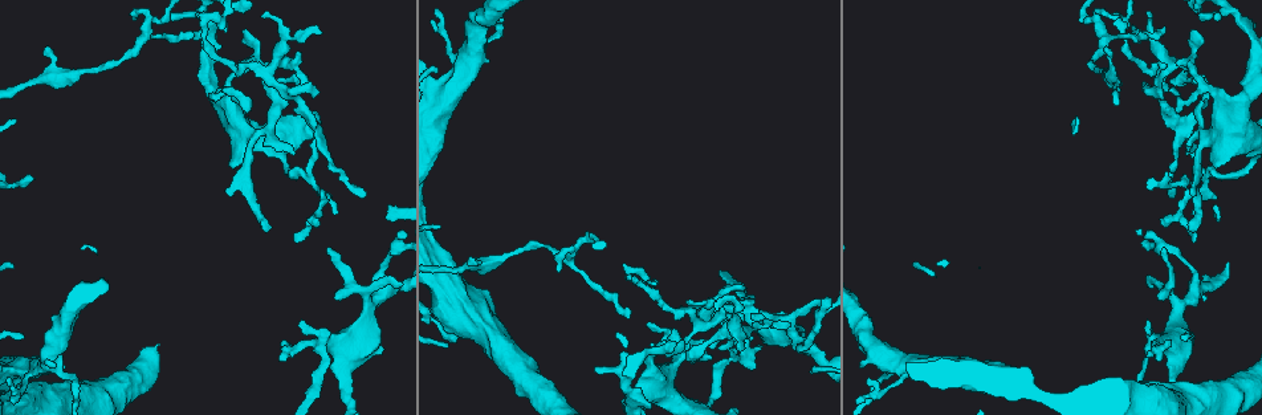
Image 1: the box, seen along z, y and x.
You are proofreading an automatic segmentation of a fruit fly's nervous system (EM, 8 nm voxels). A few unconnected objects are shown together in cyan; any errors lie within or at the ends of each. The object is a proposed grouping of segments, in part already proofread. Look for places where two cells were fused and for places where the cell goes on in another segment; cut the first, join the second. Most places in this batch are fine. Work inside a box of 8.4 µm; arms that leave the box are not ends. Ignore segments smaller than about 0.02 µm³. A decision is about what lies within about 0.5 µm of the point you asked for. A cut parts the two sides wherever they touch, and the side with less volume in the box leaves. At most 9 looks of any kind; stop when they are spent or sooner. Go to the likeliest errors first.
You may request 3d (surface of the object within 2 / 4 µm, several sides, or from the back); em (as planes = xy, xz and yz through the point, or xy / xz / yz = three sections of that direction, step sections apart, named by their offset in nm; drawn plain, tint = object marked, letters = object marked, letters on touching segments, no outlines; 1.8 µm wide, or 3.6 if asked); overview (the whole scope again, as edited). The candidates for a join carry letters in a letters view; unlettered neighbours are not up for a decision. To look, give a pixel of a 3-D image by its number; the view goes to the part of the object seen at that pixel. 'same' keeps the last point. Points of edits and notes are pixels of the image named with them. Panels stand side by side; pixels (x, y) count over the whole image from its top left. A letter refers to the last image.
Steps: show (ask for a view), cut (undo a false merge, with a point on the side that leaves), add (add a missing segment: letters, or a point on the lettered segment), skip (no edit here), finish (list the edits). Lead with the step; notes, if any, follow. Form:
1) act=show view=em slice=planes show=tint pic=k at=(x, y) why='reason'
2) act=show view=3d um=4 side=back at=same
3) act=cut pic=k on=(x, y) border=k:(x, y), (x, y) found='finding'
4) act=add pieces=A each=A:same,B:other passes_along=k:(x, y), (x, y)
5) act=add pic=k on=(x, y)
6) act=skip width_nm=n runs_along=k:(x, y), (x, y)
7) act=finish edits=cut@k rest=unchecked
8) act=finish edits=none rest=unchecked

act=show view=3d um=2 side=back pic=1 at=(319, 144) why='touches itself'

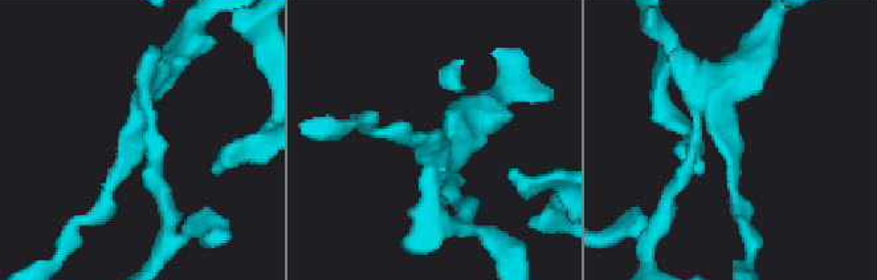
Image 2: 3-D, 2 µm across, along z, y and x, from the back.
act=show view=em slice=xz step=16 show=tint pic=2 at=(431, 154)

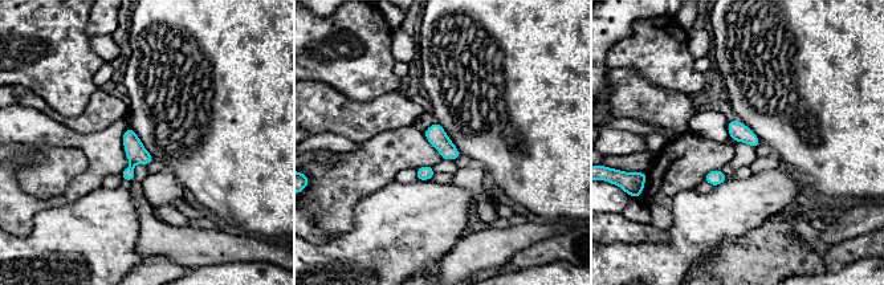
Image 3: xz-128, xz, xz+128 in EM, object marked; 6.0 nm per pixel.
act=show view=em slice=planes show=letters at=same why='cut it another way'

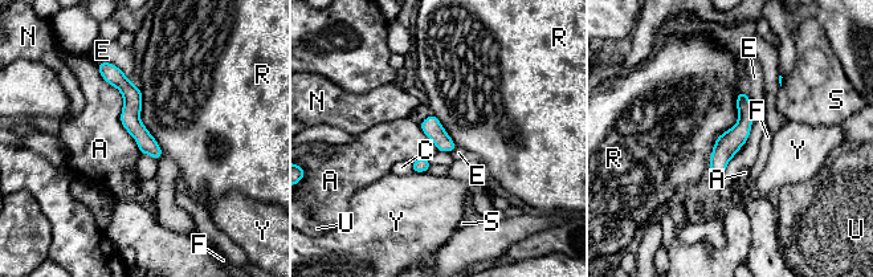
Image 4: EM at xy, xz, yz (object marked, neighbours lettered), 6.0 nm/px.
act=skip width_nm=120 each=A:other,C:other,E:other,F:other,N:other,R:other,S:other,U:other,Y:other border=4:(96, 62), (141, 154) found='one cell here'

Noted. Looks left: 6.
act=show view=3d um=4 pic=1 at=(1170, 65) why='thin neck'

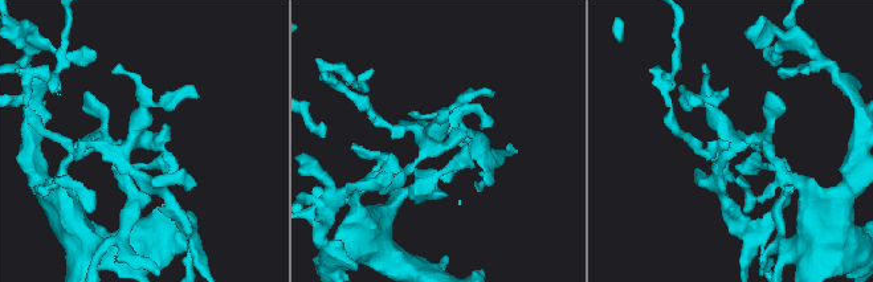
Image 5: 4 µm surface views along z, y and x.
act=show view=em um=3.6 slice=xy step=4 show=letters pic=5 at=(736, 144)

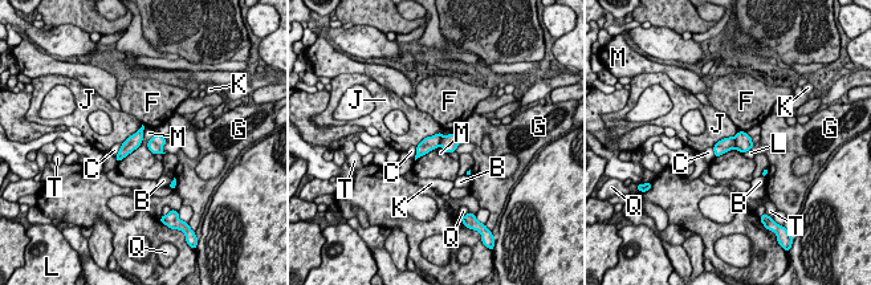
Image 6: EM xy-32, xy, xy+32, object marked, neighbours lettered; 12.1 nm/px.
act=skip each=B:other,C:other,F:other,G:other,J:other,K:other,L:other,M:other,Q:other,T:other border=6:(145, 127), (142, 142), (118, 162) found='all the same cell'

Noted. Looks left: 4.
act=show view=em slice=planes show=letters pic=1 at=(1172, 343) why='a fork'

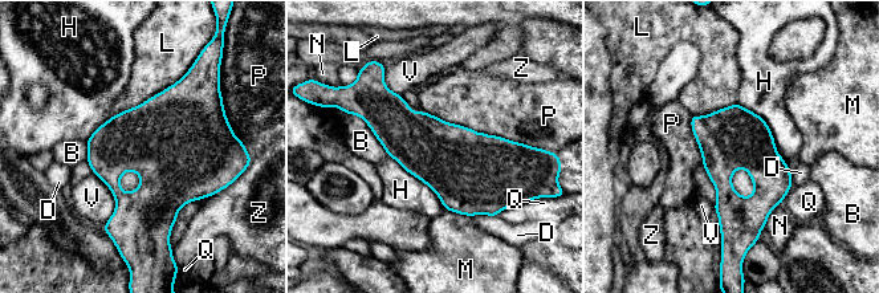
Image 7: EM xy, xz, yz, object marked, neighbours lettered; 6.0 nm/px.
act=skip each=B:other,D:other,H:other,L:other,M:other,N:other,P:other,Q:other,V:other,Z:other border=7:(422, 110), (477, 131), (527, 145) found='one cell here'

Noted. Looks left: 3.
act=show view=em slice=planes show=letters pic=1 at=(470, 256) why='tapers out'

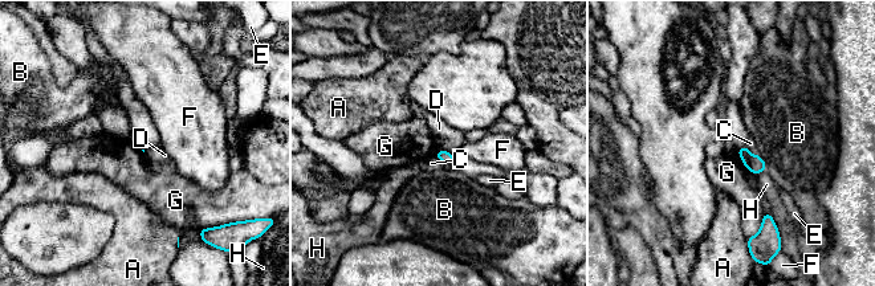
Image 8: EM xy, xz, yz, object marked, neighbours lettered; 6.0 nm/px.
act=skip each=A:other,B:other,C:other,D:other,E:other,F:other,G:other,H:other border=8:(764, 213), (760, 228), (748, 238) found='no lettered segment goes on from it'

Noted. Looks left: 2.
act=finish edits=none rest=unchecked

